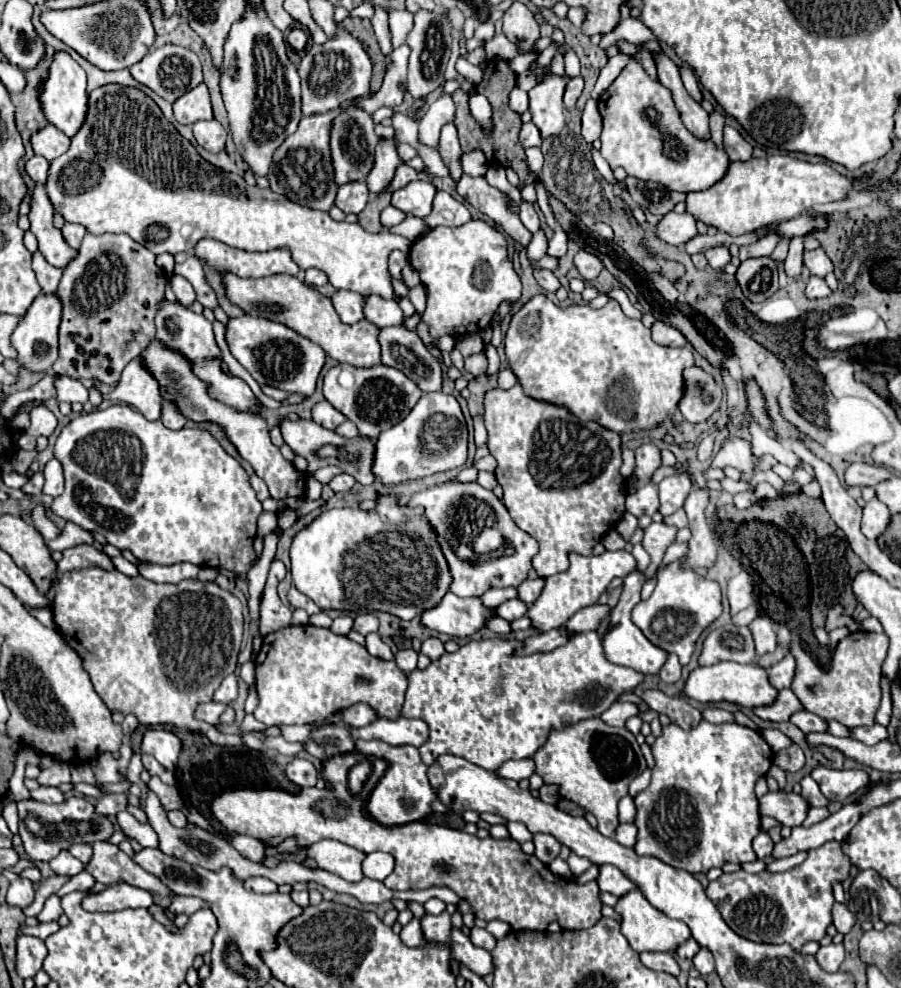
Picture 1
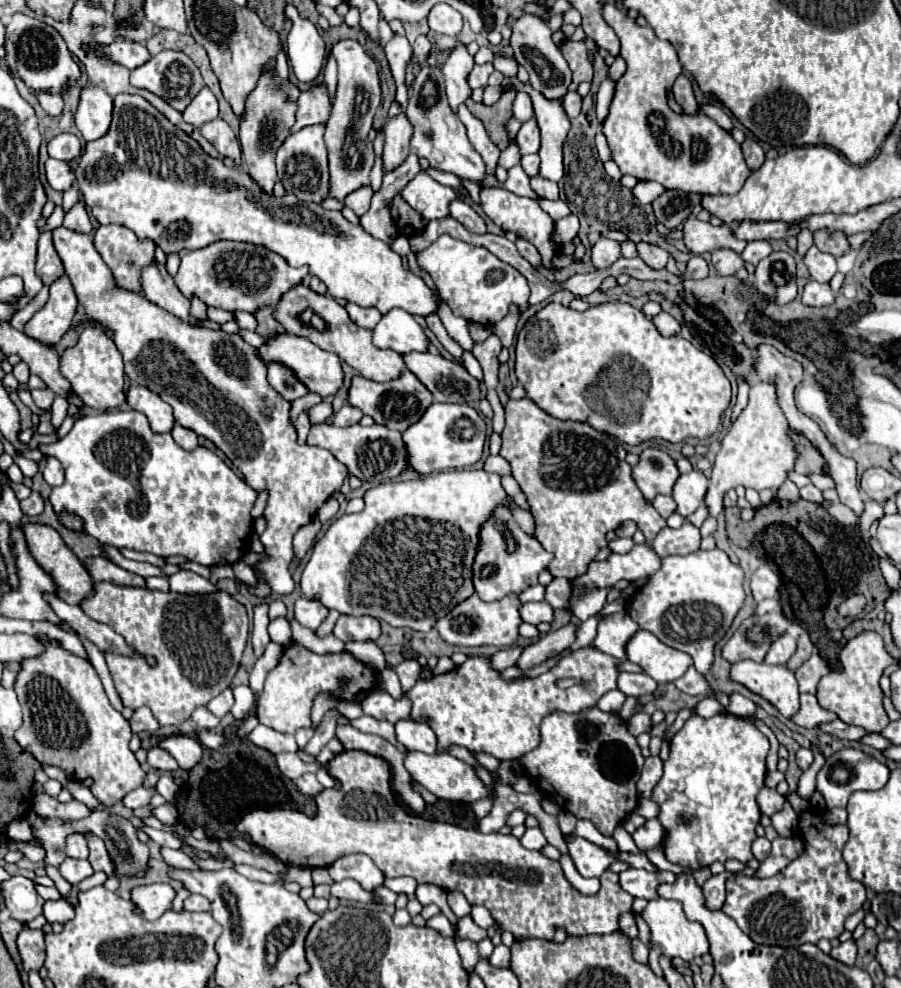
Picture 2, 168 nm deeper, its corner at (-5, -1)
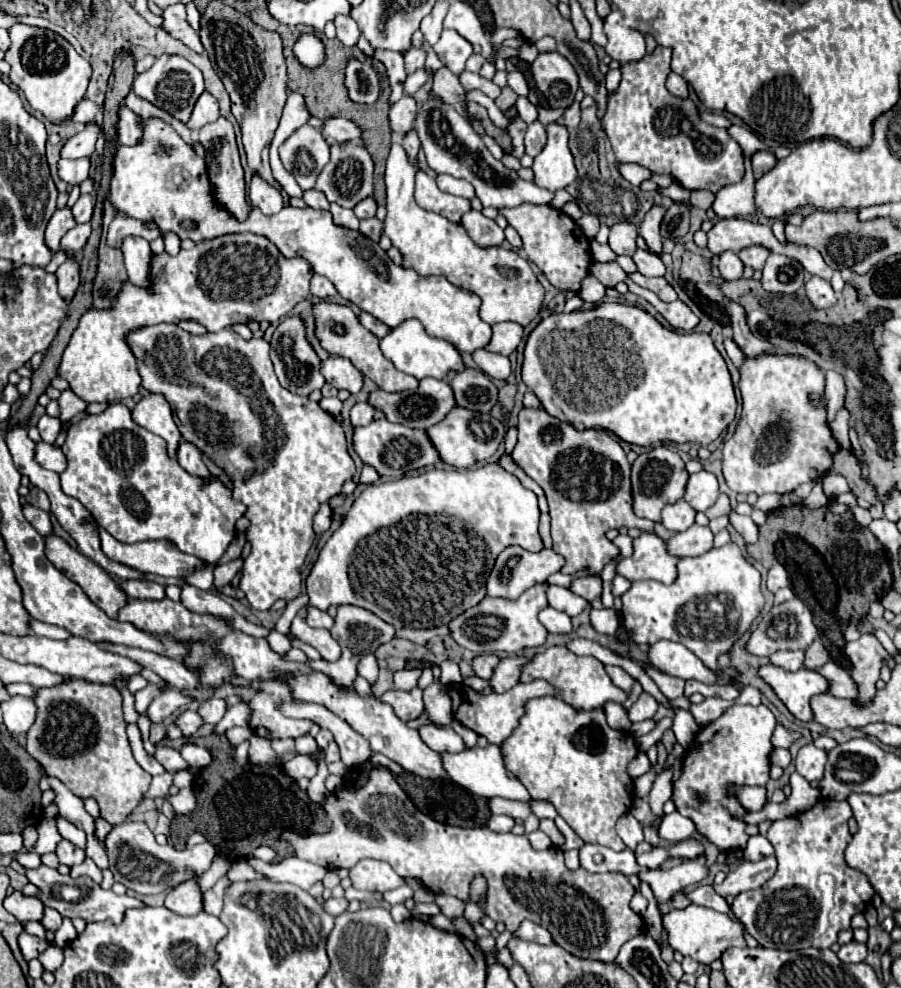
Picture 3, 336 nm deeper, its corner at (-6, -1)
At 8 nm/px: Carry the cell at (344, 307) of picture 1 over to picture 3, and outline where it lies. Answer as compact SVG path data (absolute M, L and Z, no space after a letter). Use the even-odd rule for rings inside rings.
M361 312L361 314L359 314L359 322L361 322L369 332L373 332L377 338L383 338L383 336L391 330L389 326L385 326L381 320L373 318L373 316L367 314L367 312Z

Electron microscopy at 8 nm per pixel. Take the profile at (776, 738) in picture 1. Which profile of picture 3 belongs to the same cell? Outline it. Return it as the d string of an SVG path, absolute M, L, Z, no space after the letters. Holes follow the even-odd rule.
M725 544L695 558L681 558L677 578L669 586L657 580L633 582L621 596L623 624L633 632L637 644L653 644L663 638L679 642L719 674L717 658L747 632L763 608L759 582L759 572L745 560L739 546Z

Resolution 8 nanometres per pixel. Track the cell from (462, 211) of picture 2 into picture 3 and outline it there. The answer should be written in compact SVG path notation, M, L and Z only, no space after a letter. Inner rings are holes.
M469 210L469 214L461 218L461 226L467 230L467 234L477 246L499 246L505 240L503 230L495 224L495 220L485 218L477 210Z

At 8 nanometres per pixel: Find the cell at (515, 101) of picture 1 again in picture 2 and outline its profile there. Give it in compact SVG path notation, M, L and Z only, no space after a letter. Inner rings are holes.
M516 94L516 100L514 100L514 116L520 122L528 122L530 118L534 118L532 100L530 100L528 94Z

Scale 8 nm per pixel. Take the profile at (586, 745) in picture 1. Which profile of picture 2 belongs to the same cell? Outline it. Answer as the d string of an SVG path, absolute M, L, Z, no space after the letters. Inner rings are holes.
M598 706L586 708L578 714L550 712L544 716L540 722L540 744L532 752L522 754L520 764L542 796L548 794L548 800L556 802L562 810L572 812L576 818L590 820L604 836L612 836L614 828L624 822L624 818L638 806L636 778L640 778L640 770L644 766L640 746L620 716L602 712Z

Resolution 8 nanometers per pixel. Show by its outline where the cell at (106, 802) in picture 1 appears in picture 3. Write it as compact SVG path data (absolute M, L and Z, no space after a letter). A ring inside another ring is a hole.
M165 772L161 776L155 776L153 782L151 782L151 786L149 786L149 790L145 792L143 800L145 798L153 798L153 800L155 798L167 798L169 796L169 786L173 784L171 780L173 780L173 772Z

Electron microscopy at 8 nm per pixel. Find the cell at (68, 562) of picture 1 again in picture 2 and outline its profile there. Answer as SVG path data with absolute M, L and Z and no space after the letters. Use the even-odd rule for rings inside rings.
M90 558L88 572L96 582L110 582L110 584L118 584L118 586L136 586L136 588L146 586L146 580L142 576L126 572L124 568L112 564L110 560L104 560L104 558Z

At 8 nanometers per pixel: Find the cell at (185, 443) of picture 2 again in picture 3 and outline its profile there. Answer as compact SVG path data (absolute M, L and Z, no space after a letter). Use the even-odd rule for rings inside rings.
M181 440L179 448L177 448L177 462L179 462L189 474L203 476L203 478L209 476L209 470L207 470L207 466L203 464L203 454L201 454L201 450L197 450L197 446L193 446L191 442Z

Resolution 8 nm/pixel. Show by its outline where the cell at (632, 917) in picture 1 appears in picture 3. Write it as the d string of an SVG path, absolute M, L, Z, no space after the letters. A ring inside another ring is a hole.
M689 904L685 910L671 908L667 914L663 914L661 920L663 920L663 928L667 932L669 946L675 952L681 952L683 956L691 956L699 964L711 964L713 960L717 960L723 954L723 950L727 950L731 946L739 946L739 948L745 946L743 924L733 922L727 914L715 912L705 906Z

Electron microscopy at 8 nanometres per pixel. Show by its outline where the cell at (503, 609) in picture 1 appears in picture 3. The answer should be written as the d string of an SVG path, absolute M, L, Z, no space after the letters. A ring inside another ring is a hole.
M547 606L545 610L539 612L539 622L551 632L551 634L567 634L571 632L571 618L565 612L553 610L551 606Z

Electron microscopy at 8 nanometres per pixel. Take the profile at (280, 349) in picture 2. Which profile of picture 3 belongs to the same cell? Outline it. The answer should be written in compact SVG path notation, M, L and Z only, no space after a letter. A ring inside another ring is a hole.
M329 356L327 360L321 360L321 374L325 382L337 390L349 390L351 394L357 394L363 386L363 374L341 356Z

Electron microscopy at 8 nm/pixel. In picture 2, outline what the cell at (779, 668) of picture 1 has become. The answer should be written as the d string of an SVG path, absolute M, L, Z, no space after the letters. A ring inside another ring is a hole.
M818 652L812 654L812 658L808 662L804 662L798 670L796 670L796 680L800 686L800 692L806 694L816 694L818 690L818 682L822 676L826 676L830 672L828 664L820 658Z

